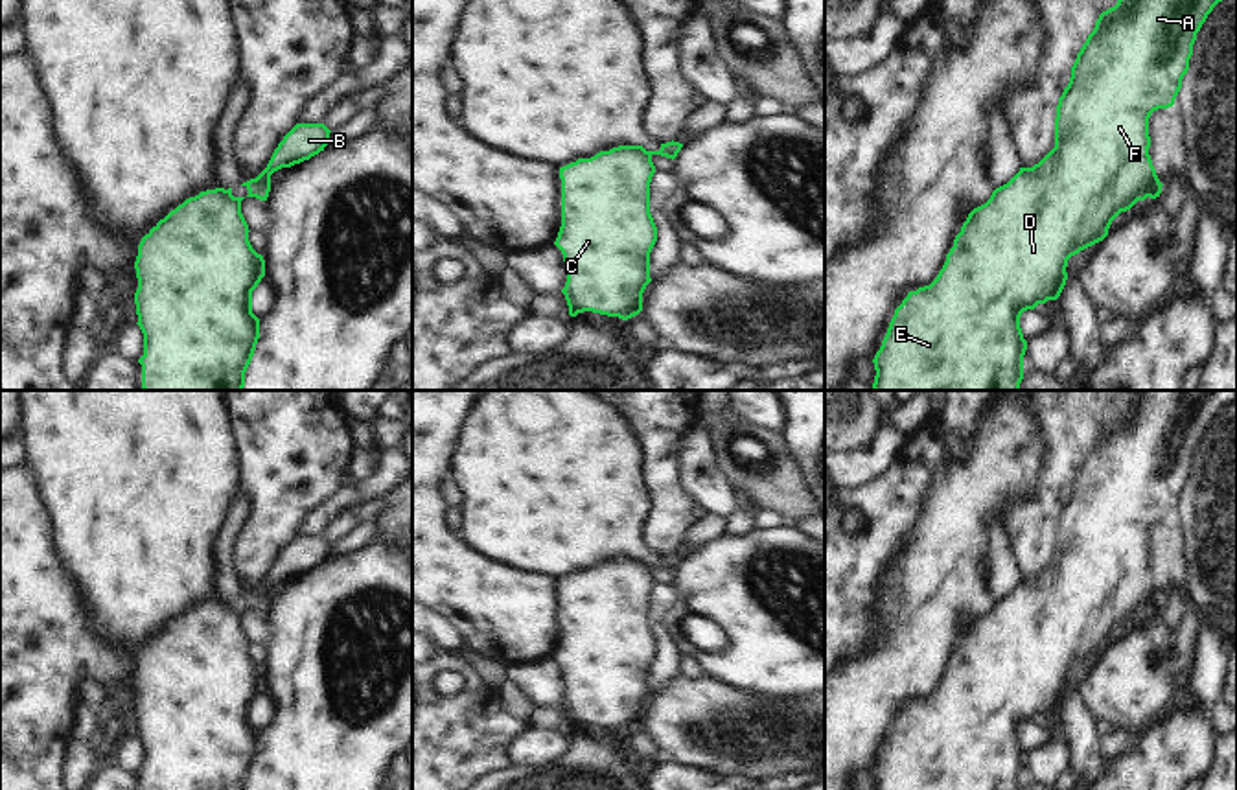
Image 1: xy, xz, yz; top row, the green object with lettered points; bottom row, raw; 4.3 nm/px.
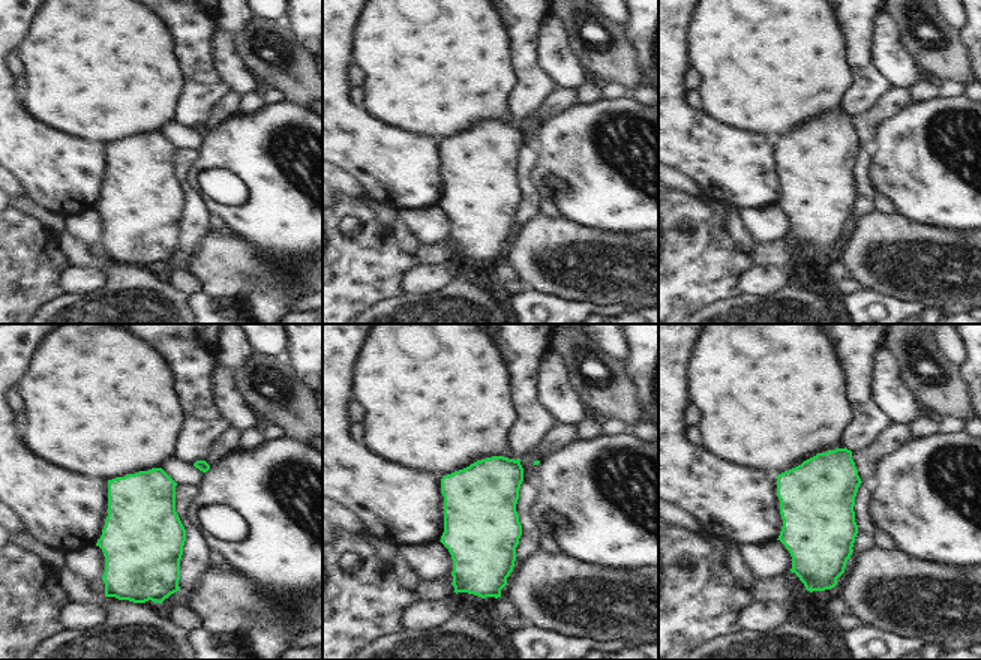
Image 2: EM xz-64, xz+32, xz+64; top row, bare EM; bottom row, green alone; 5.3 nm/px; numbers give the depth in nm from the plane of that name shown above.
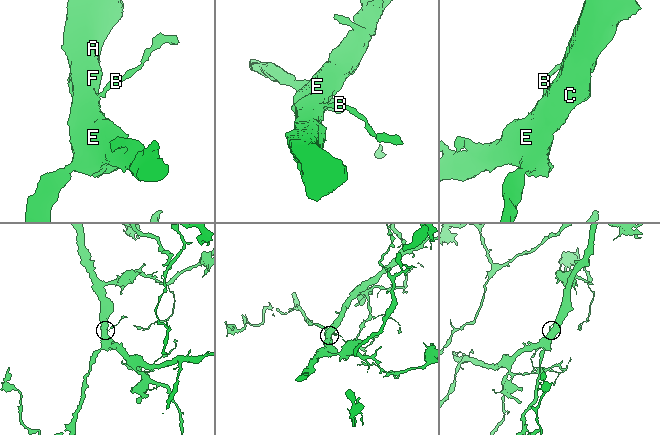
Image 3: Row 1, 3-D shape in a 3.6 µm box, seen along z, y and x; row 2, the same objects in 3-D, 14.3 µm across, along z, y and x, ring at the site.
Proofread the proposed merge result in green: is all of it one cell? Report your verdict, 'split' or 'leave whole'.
split

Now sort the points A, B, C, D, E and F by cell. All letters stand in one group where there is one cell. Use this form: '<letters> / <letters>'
A C D E F / B

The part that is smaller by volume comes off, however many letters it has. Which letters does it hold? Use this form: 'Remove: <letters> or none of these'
Remove: B

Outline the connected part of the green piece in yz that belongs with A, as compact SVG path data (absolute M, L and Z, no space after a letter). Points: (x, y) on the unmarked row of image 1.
M1128 390L1127 405L1099 427L1077 466L1057 517L1055 560L1033 580L1020 580L985 617L968 626L937 691L909 703L895 722L873 772L874 790L1023 790L1027 753L1020 740L1022 726L1060 709L1068 672L1103 654L1121 624L1147 610L1160 610L1163 597L1149 567L1149 530L1174 517L1197 446L1213 420L1235 403L1237 390Z

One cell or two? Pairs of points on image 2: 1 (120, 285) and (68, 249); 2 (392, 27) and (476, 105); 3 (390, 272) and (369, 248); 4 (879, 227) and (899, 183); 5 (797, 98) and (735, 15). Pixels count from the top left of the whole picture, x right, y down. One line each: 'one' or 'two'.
1: one
2: one
3: one
4: two
5: one

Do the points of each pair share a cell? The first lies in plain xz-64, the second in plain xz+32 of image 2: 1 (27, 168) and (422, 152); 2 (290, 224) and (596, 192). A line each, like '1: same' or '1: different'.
1: same
2: same

